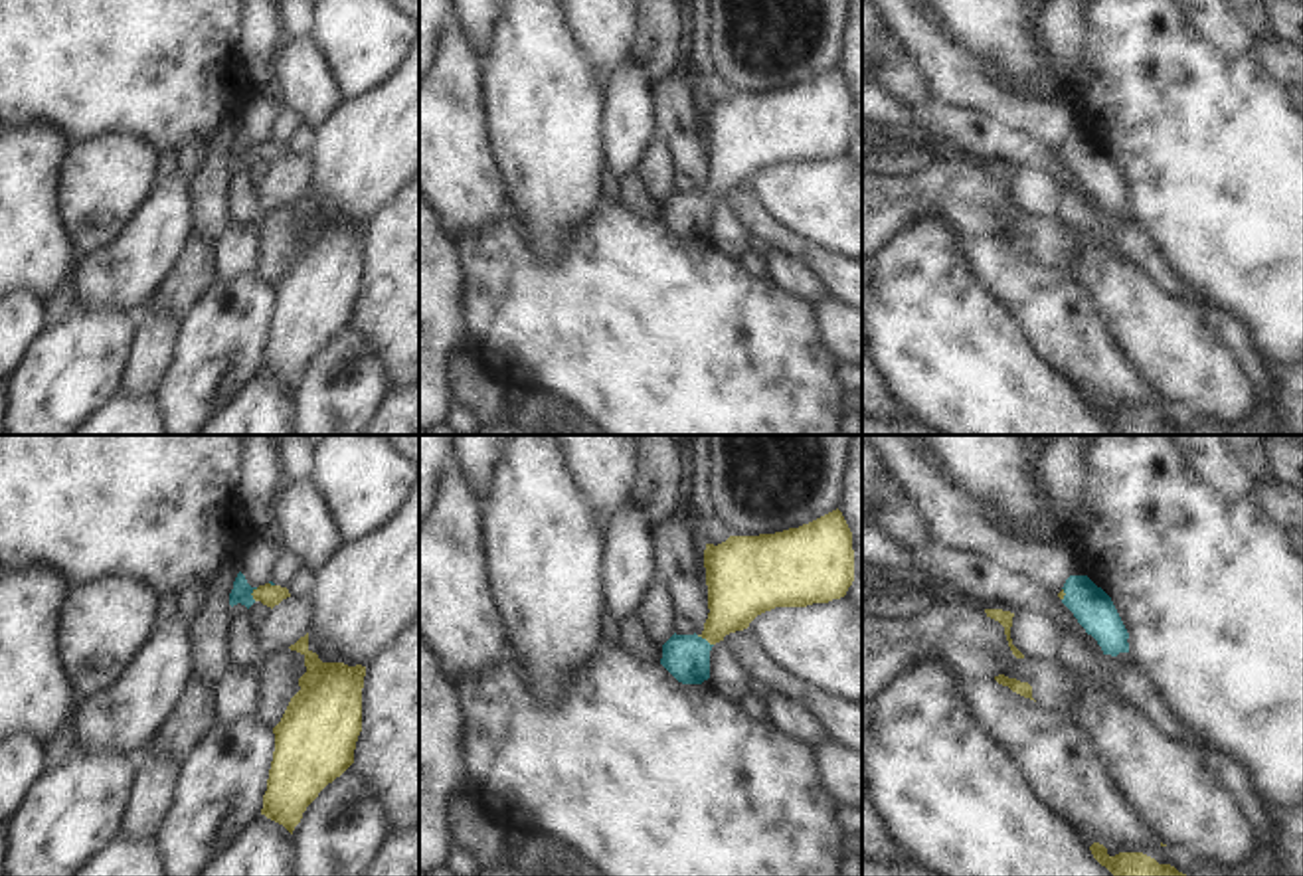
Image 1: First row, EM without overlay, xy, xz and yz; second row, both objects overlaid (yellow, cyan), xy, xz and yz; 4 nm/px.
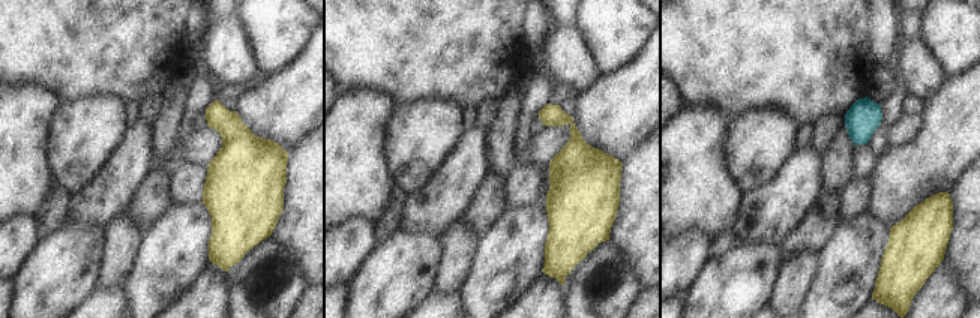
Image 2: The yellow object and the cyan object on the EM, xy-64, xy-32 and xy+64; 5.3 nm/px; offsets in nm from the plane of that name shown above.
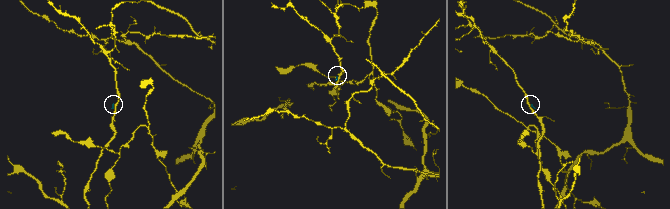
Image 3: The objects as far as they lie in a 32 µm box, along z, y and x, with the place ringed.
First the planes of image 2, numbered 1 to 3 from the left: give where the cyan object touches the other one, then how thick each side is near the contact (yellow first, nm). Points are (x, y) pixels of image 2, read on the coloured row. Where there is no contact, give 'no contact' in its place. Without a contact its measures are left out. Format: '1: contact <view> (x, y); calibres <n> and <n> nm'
1: no contact
2: no contact
3: no contact

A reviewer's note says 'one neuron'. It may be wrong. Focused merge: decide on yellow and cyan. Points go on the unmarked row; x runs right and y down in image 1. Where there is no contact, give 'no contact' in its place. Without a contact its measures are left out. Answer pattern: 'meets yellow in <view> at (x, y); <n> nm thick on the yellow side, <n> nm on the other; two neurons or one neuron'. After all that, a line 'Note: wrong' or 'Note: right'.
meets yellow in xz at (704, 194); 260 nm thick on the yellow side, 190 nm on the other; one neuron
Note: right

